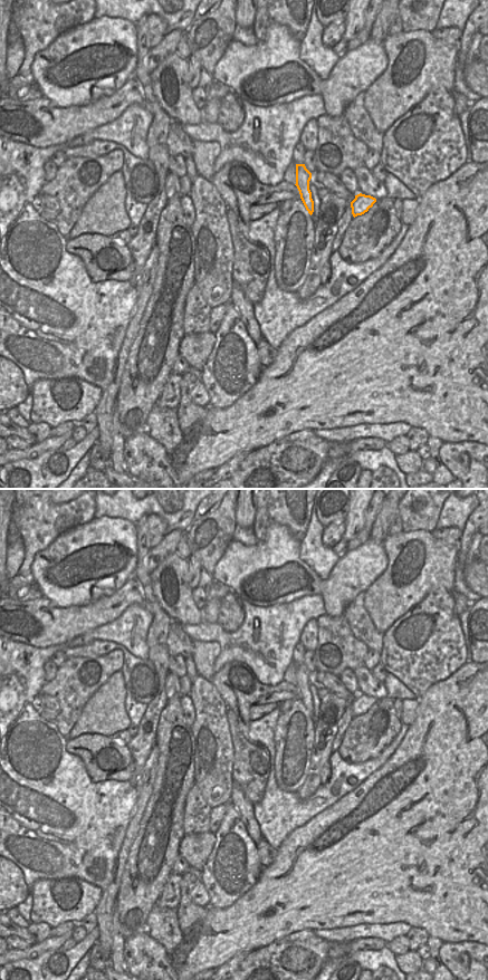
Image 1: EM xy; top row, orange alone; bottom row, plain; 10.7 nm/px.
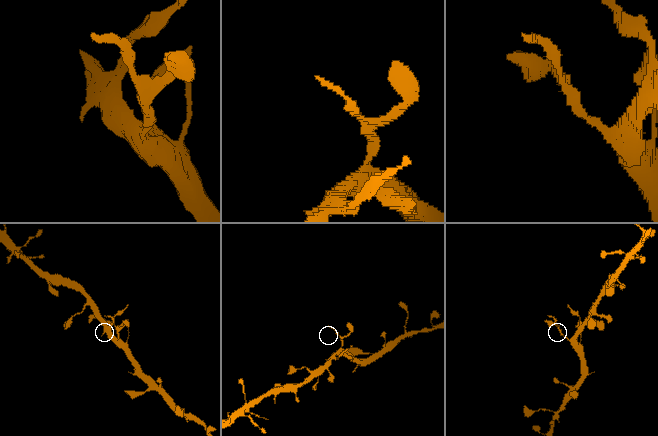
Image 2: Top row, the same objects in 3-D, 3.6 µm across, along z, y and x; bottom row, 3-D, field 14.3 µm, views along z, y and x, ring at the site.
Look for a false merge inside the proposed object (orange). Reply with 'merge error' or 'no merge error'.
merge error

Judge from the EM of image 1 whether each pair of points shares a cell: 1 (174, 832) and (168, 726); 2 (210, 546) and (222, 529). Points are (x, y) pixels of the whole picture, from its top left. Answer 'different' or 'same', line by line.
1: same
2: same

